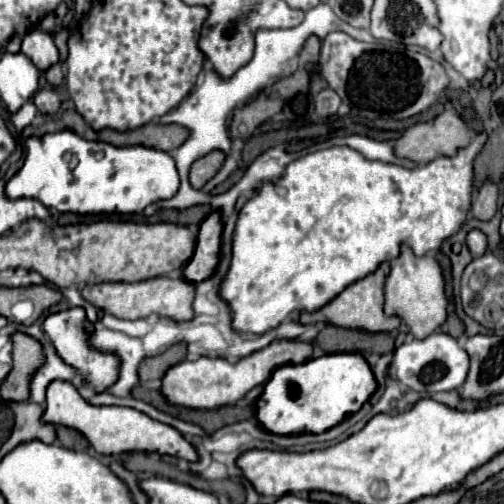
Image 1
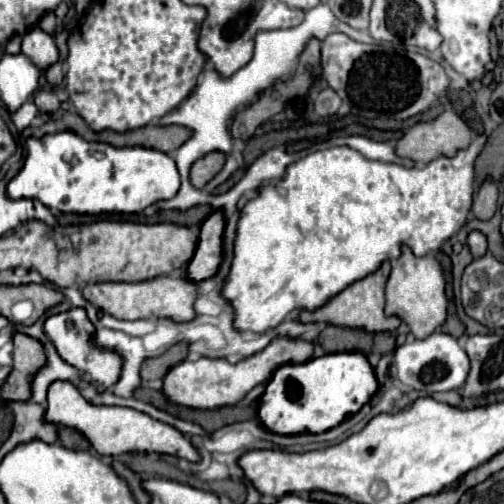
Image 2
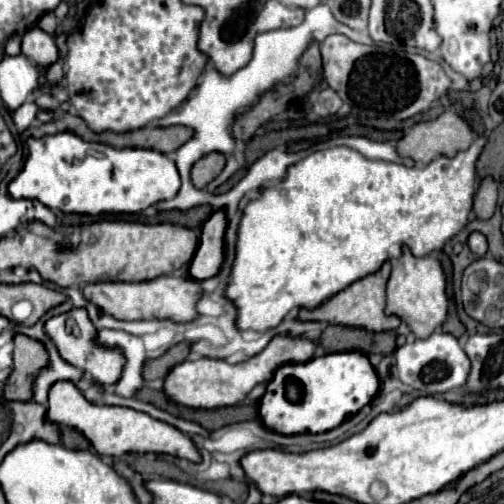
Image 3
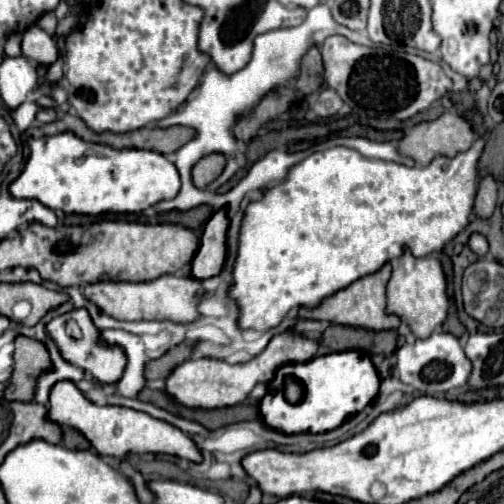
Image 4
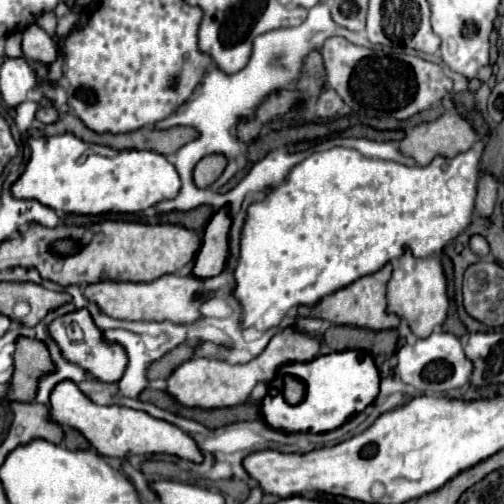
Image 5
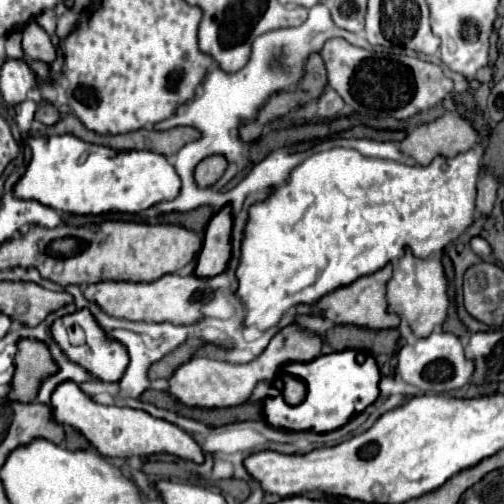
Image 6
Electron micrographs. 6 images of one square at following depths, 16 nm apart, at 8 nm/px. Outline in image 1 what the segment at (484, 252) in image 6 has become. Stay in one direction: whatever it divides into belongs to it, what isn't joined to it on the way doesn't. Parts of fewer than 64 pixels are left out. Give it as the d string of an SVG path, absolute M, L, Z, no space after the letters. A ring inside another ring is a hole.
M472 230L466 238L466 244L468 244L472 256L476 256L476 258L486 252L486 236L480 230Z

